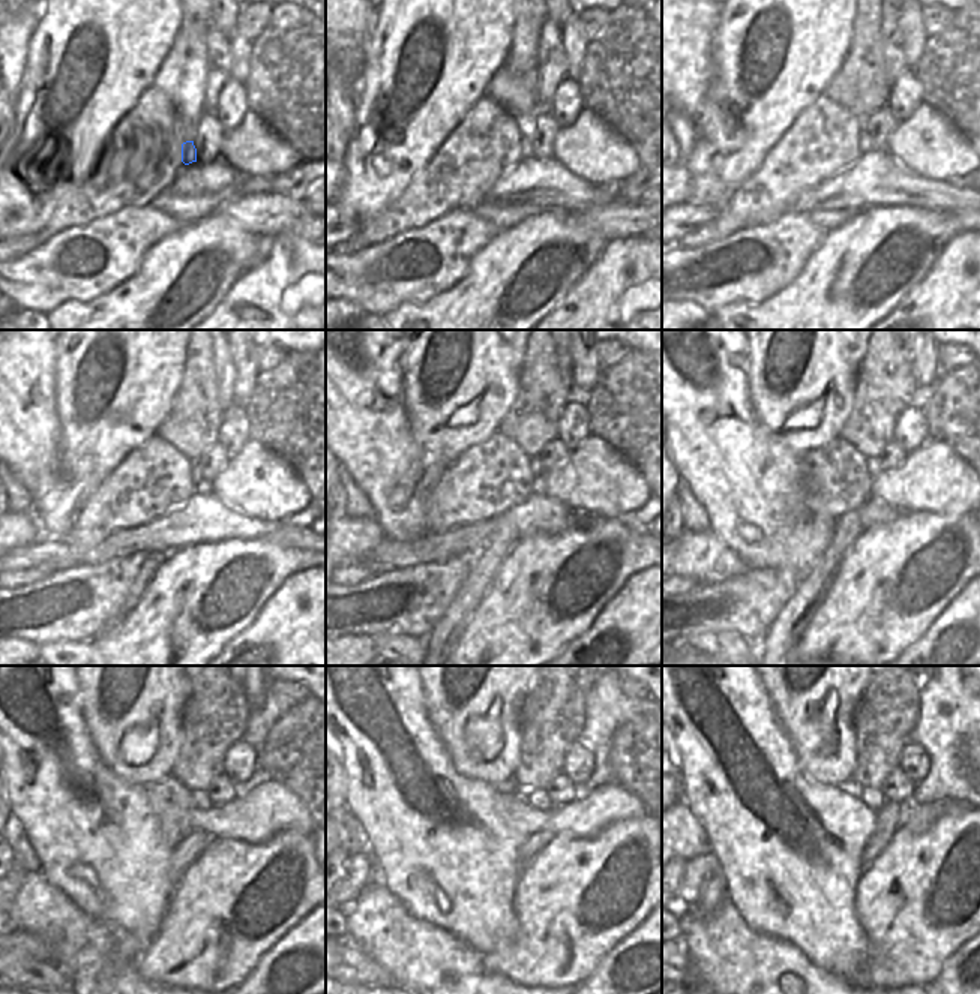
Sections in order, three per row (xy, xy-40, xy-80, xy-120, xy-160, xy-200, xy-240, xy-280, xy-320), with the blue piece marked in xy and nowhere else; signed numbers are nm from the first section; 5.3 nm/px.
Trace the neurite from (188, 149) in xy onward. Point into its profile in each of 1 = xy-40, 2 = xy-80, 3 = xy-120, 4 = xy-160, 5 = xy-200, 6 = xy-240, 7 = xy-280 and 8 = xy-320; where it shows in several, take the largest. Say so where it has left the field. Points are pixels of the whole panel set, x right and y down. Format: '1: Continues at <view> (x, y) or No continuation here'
1: Continues at xy-40 (526, 143)
2: Continues at xy-80 (865, 138)
3: Continues at xy-120 (195, 476)
4: Continues at xy-160 (535, 465)
5: Continues at xy-200 (872, 464)
6: Continues at xy-240 (200, 799)
7: Continues at xy-280 (538, 798)
8: Continues at xy-320 (874, 798)

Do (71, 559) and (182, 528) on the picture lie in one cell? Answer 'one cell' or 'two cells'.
one cell

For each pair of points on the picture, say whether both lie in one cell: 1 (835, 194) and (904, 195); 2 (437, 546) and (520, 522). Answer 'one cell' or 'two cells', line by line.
1: one cell
2: one cell

